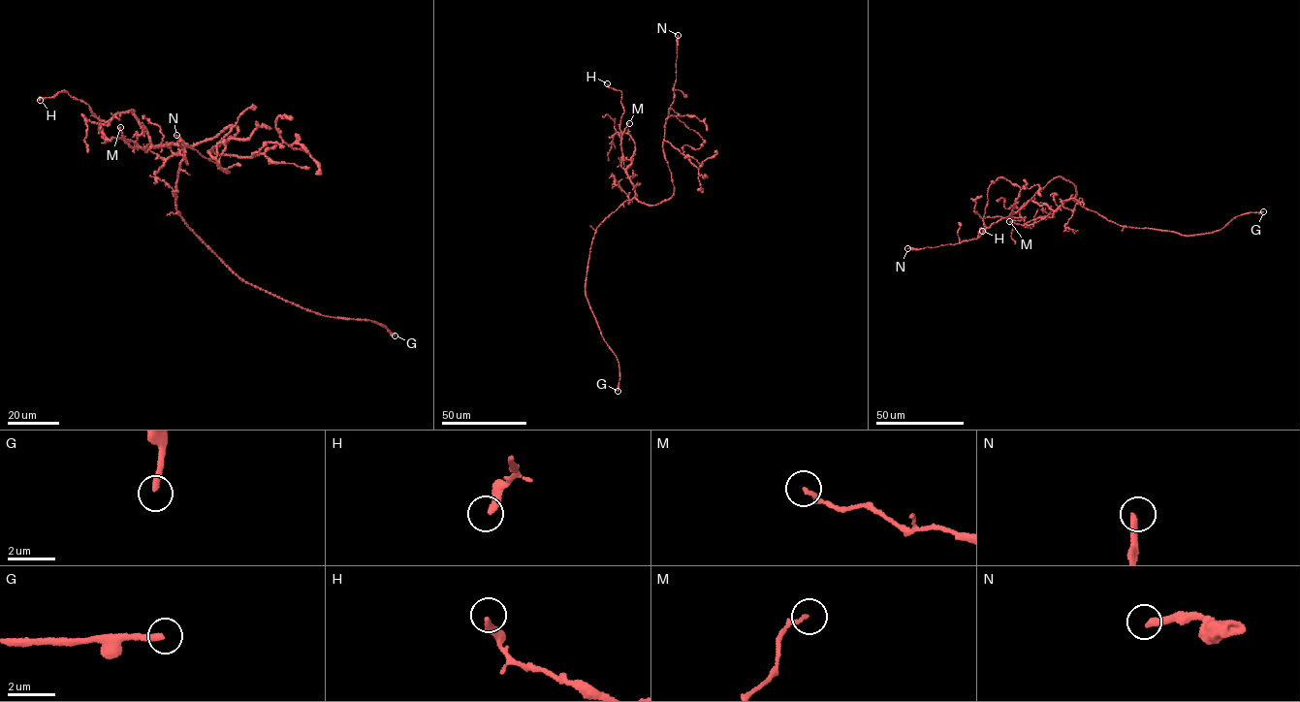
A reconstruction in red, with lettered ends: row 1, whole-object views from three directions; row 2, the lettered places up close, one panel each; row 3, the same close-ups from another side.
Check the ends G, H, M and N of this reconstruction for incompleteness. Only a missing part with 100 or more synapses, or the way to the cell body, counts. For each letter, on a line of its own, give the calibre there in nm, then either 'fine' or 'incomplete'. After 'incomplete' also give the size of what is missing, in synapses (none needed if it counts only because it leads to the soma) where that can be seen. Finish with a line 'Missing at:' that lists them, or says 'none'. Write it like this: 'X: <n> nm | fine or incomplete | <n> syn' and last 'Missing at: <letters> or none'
G: 240 nm | incomplete
H: 300 nm | fine
M: 170 nm | fine
N: 300 nm | fine
Missing at: G

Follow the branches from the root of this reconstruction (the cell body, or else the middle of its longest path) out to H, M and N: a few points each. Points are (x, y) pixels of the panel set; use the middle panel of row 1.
H: (618, 207), (634, 197), (626, 170), (635, 144), (619, 129), (624, 111), (621, 92), (607, 83)
M: (618, 207), (634, 197), (633, 183), (624, 168), (620, 145), (622, 133), (629, 123)
N: (618, 207), (634, 198), (653, 205), (673, 196), (674, 187), (662, 145), (665, 124), (674, 96), (678, 35)

